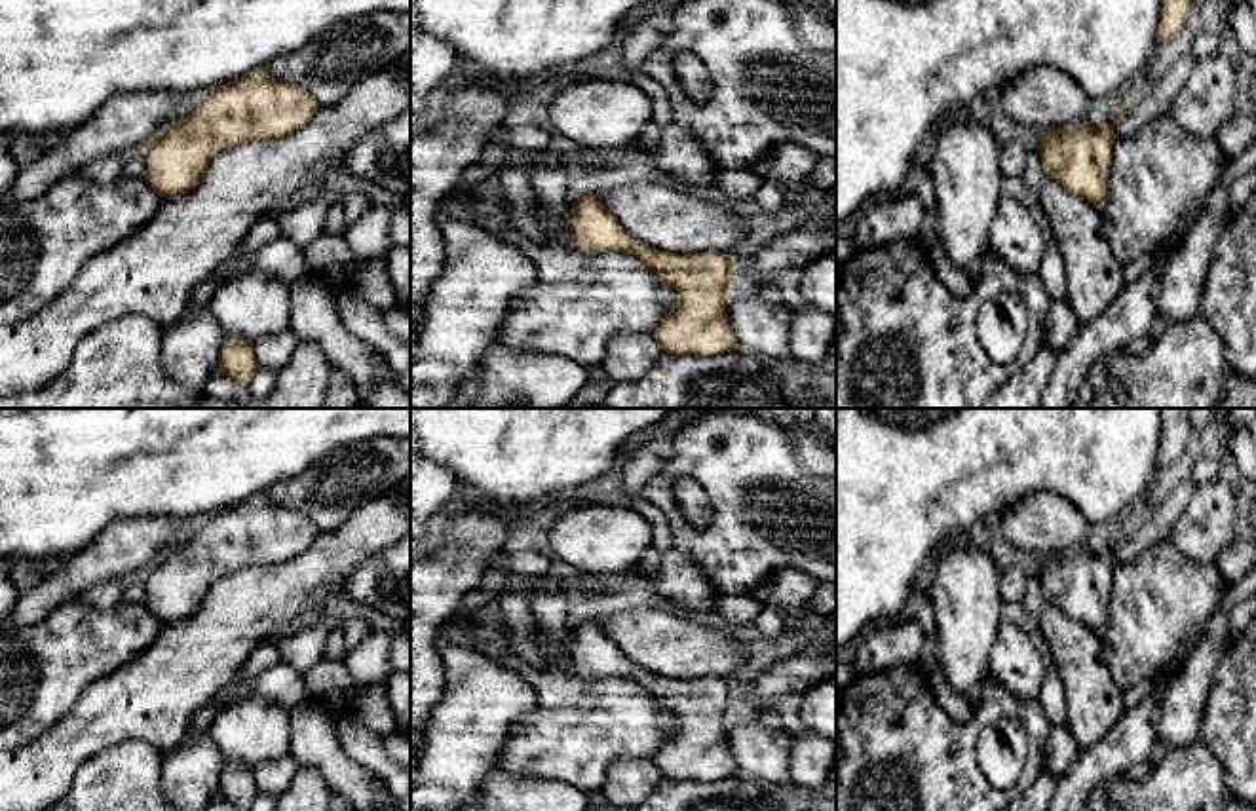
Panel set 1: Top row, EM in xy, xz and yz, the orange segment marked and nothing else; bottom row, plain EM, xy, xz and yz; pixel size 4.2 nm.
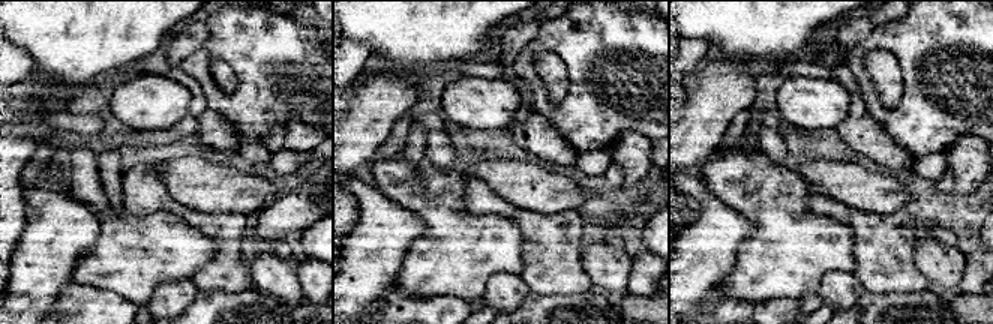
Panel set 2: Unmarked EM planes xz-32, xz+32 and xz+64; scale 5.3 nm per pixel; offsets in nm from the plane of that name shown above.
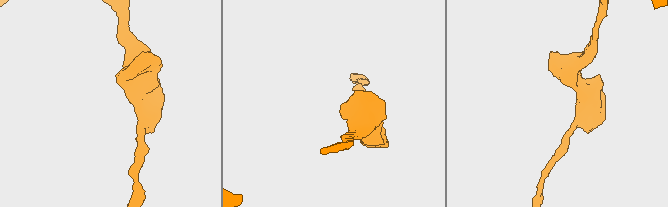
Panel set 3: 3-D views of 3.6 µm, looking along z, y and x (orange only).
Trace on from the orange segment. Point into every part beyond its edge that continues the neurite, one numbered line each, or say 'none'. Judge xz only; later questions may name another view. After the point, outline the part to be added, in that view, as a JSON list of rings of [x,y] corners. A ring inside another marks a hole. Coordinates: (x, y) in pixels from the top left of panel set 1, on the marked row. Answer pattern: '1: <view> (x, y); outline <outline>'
none

